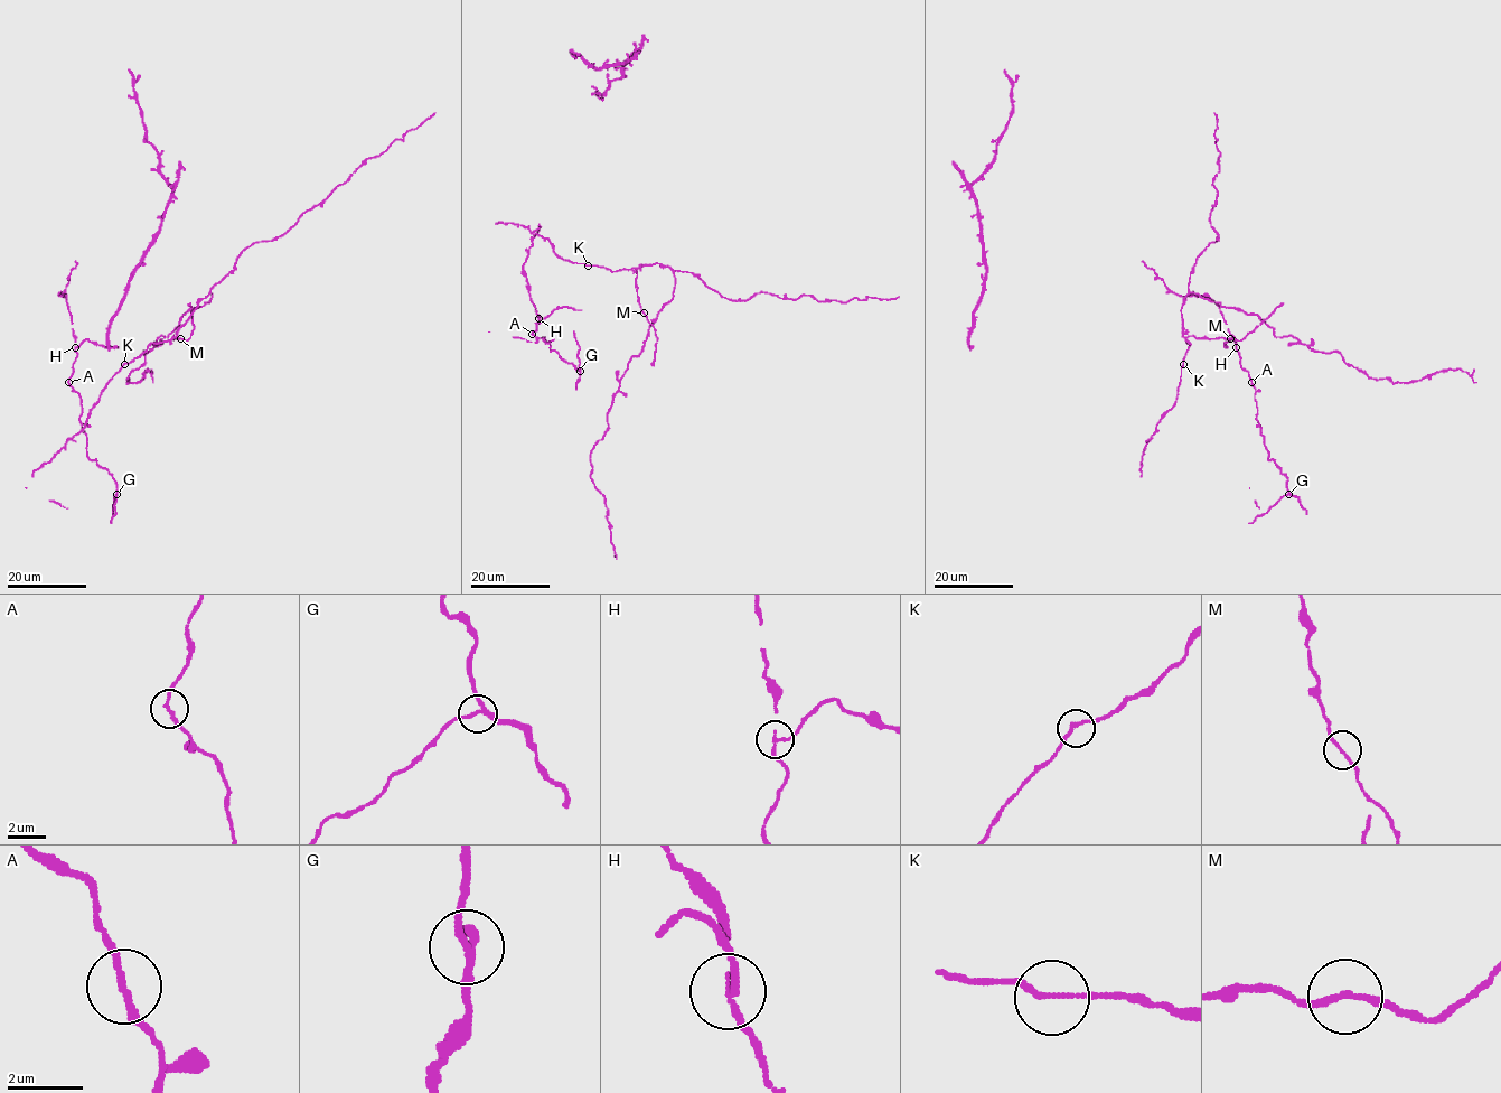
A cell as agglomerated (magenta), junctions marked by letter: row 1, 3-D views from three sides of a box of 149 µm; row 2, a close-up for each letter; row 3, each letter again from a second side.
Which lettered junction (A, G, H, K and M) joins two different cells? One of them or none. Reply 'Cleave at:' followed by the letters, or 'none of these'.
Cleave at: H

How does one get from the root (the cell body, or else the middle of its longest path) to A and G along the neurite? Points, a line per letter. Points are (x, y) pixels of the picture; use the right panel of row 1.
A: (1234, 341), (1240, 366), (1248, 372), (1251, 382)
G: (1234, 341), (1240, 366), (1248, 372), (1255, 389), (1256, 420), (1268, 459), (1272, 459), (1288, 479), (1288, 494)

